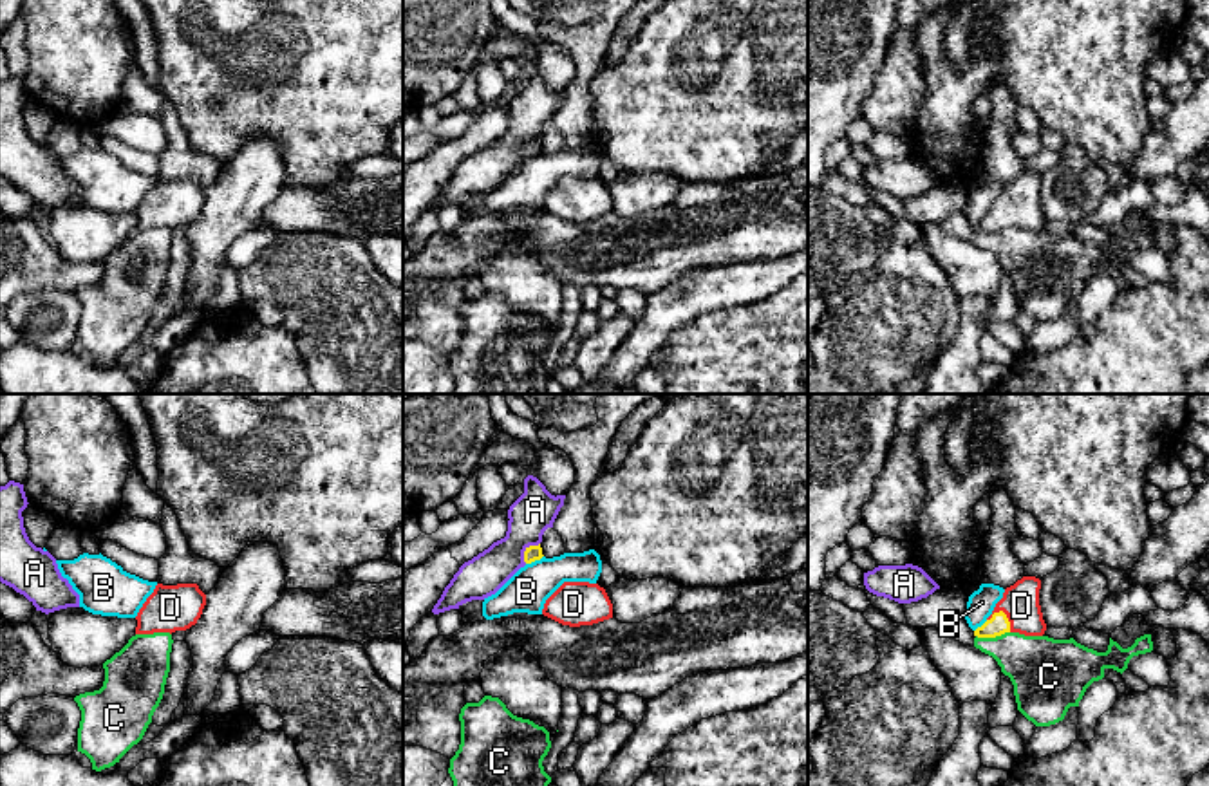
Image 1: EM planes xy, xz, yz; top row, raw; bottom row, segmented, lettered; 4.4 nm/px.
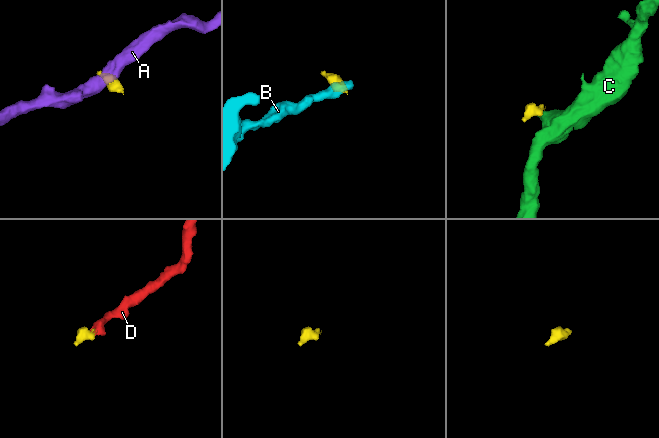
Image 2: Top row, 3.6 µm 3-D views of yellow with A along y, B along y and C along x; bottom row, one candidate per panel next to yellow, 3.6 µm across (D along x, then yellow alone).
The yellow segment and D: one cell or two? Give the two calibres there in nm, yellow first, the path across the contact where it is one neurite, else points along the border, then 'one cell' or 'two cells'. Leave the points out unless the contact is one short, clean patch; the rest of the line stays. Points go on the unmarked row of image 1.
calibres 90 and 170 nm; way yz (998, 219), (1005, 210), (1020, 197); one cell

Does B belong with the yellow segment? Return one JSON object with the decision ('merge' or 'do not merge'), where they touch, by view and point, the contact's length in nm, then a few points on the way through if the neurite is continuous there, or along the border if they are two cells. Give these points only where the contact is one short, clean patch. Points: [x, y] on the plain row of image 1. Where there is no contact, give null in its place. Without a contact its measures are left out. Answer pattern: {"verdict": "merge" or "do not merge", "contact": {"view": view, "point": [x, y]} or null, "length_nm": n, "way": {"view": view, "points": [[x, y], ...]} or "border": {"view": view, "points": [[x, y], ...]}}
{"verdict": "do not merge", "contact": {"view": "xz", "point": [534, 156]}, "length_nm": 90, "border": {"view": "xz", "points": [[543, 150], [526, 159]]}}

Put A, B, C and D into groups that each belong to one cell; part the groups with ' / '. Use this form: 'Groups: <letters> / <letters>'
Groups: A / B / C / D

